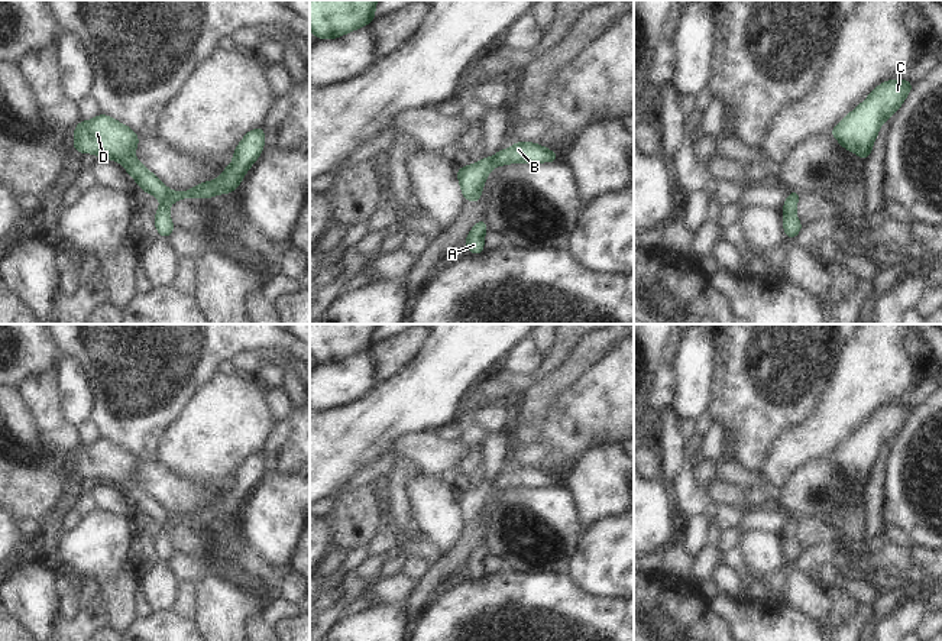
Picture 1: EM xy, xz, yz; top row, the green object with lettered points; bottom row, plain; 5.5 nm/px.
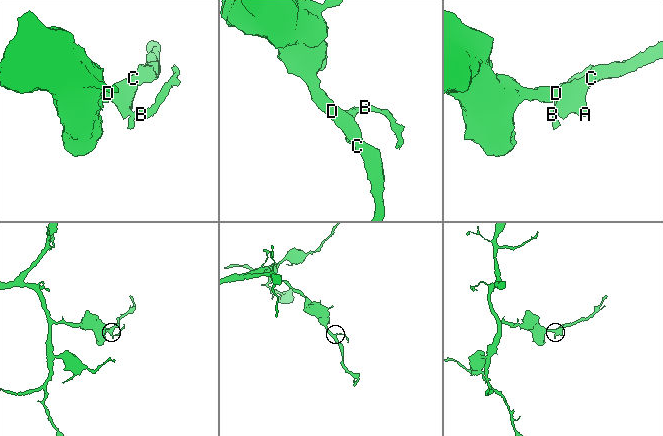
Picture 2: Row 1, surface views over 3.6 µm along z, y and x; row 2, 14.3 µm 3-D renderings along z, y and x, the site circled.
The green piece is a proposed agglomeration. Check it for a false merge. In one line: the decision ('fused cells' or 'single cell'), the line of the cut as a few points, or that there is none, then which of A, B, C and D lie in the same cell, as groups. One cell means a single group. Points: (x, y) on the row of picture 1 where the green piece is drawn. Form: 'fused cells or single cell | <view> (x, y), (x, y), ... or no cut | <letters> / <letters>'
fused cells | xy (171, 191), (162, 201) | A C D / B

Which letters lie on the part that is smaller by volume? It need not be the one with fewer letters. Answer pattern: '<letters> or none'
B

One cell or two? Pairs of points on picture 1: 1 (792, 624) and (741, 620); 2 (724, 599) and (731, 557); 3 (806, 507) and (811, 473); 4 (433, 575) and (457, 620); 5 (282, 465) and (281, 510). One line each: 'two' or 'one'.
1: one
2: two
3: one
4: two
5: two

